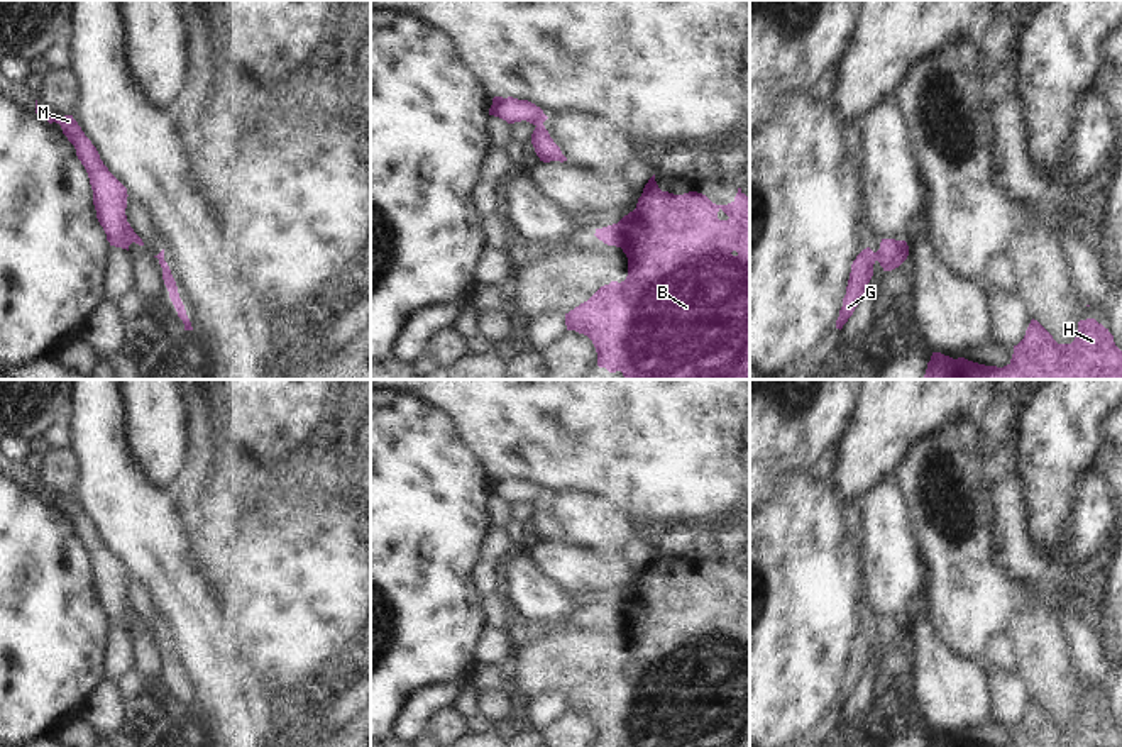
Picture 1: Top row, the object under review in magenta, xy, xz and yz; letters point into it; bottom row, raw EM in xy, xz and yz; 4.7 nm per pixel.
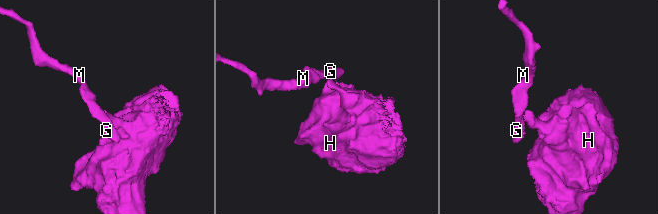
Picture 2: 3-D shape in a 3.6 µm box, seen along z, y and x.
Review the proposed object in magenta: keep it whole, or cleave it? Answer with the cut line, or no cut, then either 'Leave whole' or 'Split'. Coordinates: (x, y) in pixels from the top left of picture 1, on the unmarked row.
Split along yz (872, 632), (875, 639). Split

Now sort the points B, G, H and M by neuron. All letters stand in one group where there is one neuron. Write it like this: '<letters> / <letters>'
B H / G M

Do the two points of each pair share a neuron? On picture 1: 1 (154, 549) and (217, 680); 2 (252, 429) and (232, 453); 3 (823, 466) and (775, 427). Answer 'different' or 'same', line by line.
1: same
2: different
3: different

